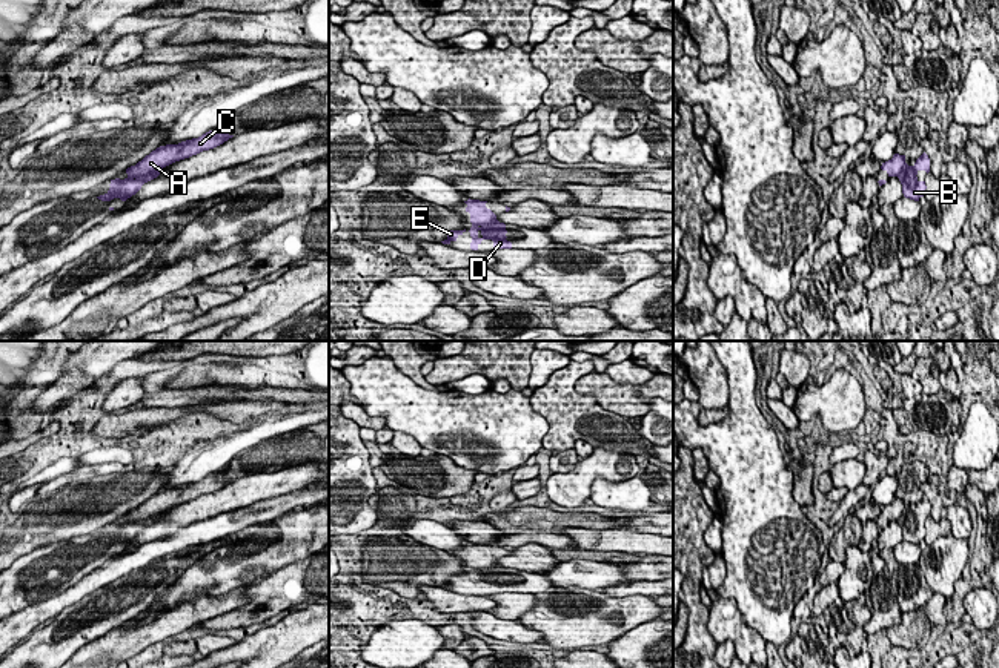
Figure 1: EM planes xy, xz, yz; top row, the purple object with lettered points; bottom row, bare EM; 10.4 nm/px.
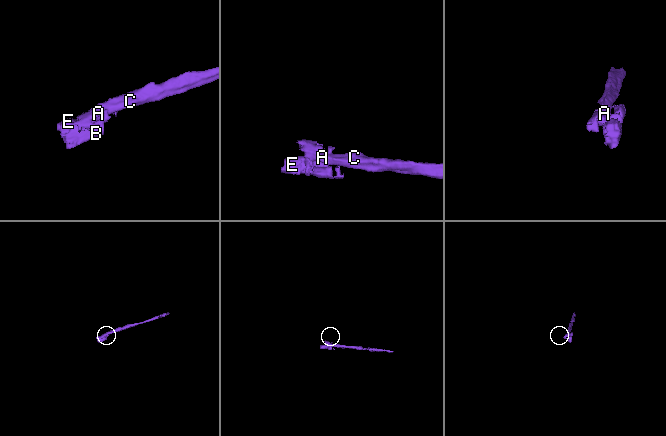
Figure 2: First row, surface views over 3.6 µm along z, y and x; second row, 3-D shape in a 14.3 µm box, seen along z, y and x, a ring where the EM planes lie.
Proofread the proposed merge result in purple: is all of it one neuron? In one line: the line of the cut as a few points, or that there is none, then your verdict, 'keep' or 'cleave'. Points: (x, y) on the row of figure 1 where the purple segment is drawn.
cut in xy along (159, 169), (136, 178); cleave

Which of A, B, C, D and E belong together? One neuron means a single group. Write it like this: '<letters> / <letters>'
A C / B D E

